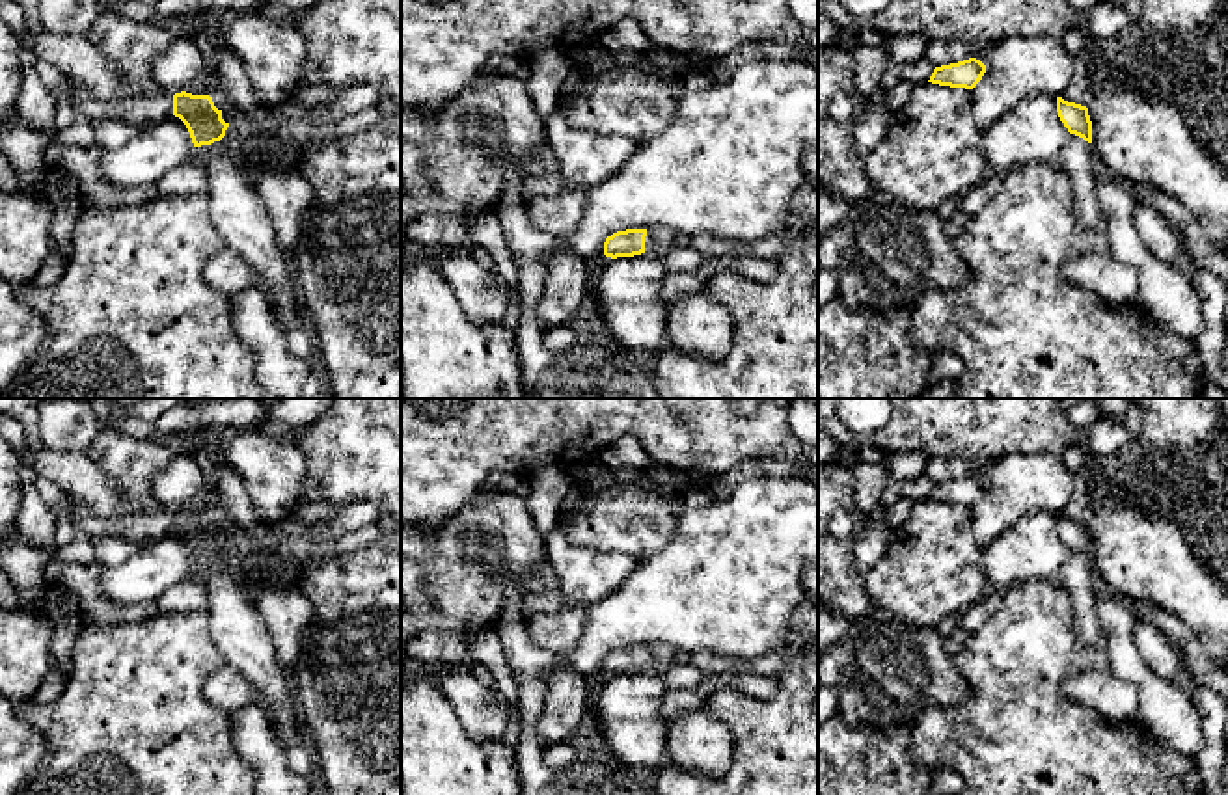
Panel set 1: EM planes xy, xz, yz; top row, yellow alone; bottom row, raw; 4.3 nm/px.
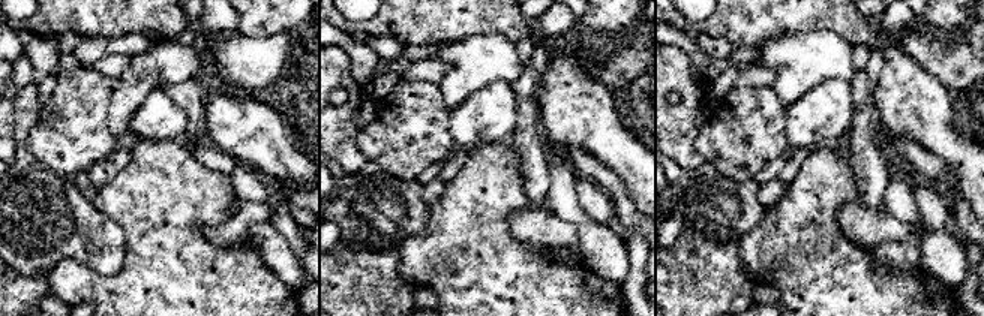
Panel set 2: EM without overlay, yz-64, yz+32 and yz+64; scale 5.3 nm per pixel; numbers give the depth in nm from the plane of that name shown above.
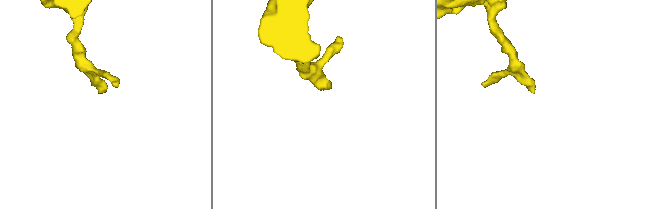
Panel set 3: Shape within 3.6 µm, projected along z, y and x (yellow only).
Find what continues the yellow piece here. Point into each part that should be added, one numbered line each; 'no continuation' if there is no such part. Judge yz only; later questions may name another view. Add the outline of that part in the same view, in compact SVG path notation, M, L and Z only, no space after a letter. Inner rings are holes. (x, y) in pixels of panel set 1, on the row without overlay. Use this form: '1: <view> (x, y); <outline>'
1: yz (1076, 576); M1068 549L1068 559L1057 577L1057 583L1073 603L1075 633L1083 646L1094 646L1105 635L1098 614L1098 592L1094 590L1092 572L1092 560Z

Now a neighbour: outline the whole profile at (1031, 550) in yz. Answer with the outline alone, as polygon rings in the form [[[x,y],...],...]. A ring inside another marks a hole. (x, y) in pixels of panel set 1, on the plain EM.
[[[1036,510],[980,551],[980,568],[991,588],[1004,590],[1012,585],[1057,581],[1066,559],[1068,546],[1058,534],[1057,514]]]

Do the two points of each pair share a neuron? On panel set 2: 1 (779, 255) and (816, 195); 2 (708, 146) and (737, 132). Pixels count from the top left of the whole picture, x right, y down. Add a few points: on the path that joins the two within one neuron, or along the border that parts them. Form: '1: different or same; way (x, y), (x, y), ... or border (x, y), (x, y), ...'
1: same; way (794, 240), (803, 229), (809, 210)
2: same; way (716, 143), (729, 140)

